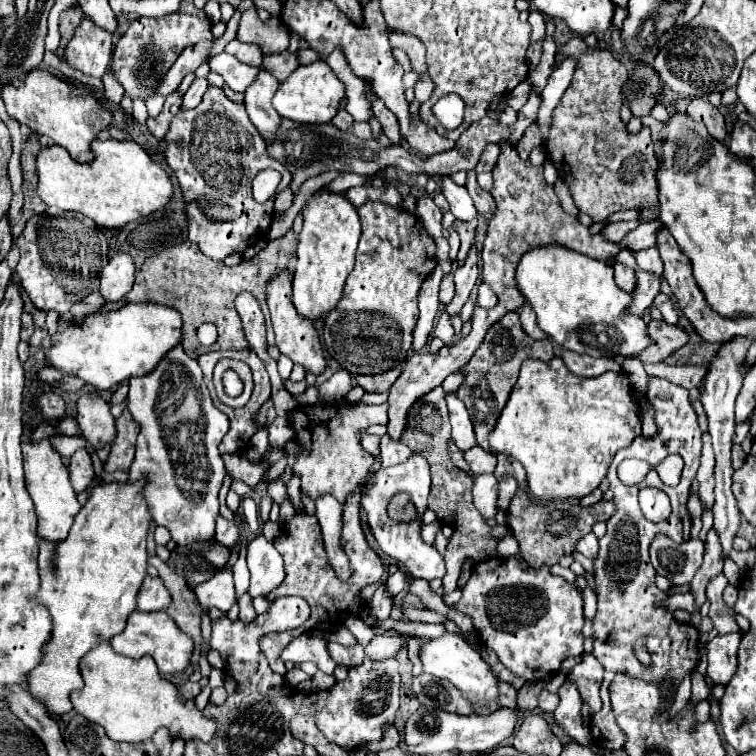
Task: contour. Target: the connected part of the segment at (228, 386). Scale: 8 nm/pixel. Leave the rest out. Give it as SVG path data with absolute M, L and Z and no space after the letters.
M225 371L223 387L225 387L225 393L229 397L239 397L243 393L243 381L237 377L235 371Z

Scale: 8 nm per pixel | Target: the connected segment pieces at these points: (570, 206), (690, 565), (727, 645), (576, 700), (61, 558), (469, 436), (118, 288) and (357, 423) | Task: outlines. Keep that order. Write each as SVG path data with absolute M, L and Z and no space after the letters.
M561 179L555 183L555 193L557 193L557 197L559 197L559 201L561 201L561 205L563 205L563 209L565 209L567 213L571 213L571 215L577 215L577 213L579 213L579 209L577 209L575 203L573 203L573 197L571 197L567 185L565 185Z
M658 534L654 538L649 553L651 563L659 575L665 575L673 581L673 585L685 585L691 583L693 575L701 567L705 543L701 539L689 539L689 543L673 543L664 534Z
M725 633L707 643L707 675L713 683L727 685L737 669L737 647L741 633Z
M566 681L558 690L560 698L559 707L553 711L555 723L571 737L577 739L577 743L589 745L589 729L581 723L581 705L583 699L580 696L577 686Z
M99 483L91 489L87 505L75 515L69 537L61 543L39 541L39 575L41 575L41 601L51 611L53 631L51 639L43 647L41 663L27 675L27 691L37 699L49 715L59 717L73 709L69 695L83 687L83 677L79 663L87 651L93 647L111 641L113 635L121 633L127 625L127 617L137 607L137 591L141 587L141 579L147 575L147 549L145 535L151 523L149 507L141 495L143 483Z
M447 393L445 401L447 401L447 407L449 407L449 419L451 419L451 427L453 427L453 433L451 433L453 443L461 451L475 447L477 441L475 441L475 433L473 433L469 413L465 411L465 405L461 403L461 399L455 393Z
M115 255L101 269L101 295L105 303L121 301L133 287L135 263L129 255Z
M341 369L323 385L319 385L319 401L315 405L299 405L289 413L289 427L293 429L295 441L301 447L301 453L291 471L301 479L301 493L313 501L323 495L333 495L343 505L347 497L357 491L373 465L373 457L363 449L361 437L367 435L369 425L387 423L387 403L351 403L351 389L353 381L349 371Z

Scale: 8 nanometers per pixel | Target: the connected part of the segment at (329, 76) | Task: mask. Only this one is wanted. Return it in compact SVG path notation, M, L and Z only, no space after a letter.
M315 61L311 65L297 67L283 83L279 83L279 89L273 95L273 107L281 117L297 123L329 123L341 105L343 93L345 87L331 67L325 61Z

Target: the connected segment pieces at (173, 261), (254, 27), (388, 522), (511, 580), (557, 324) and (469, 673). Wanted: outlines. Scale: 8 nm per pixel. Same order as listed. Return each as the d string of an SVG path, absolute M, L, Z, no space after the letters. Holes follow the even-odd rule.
M289 229L287 235L273 239L267 243L267 247L263 251L259 251L253 259L249 261L241 261L235 267L227 267L223 261L213 261L207 255L201 253L201 249L189 241L173 245L169 255L159 253L155 257L151 257L151 271L147 273L137 273L137 281L141 281L141 299L143 301L159 301L159 303L167 303L173 305L181 311L183 315L183 339L181 345L185 349L185 353L193 359L197 359L199 355L203 355L205 351L213 351L213 347L219 349L243 349L247 347L245 335L243 335L243 327L241 327L241 317L235 309L235 299L239 293L249 291L261 305L263 313L265 313L267 345L275 343L273 337L273 327L271 316L267 311L267 303L265 303L265 283L281 269L287 267L289 257L295 253L295 247L299 243L299 235ZM205 321L211 321L217 325L219 331L219 339L213 347L201 347L197 343L197 327Z
M251 7L241 17L241 27L237 33L237 39L245 43L257 43L263 51L263 55L275 55L287 51L289 35L283 27L279 17L271 17L269 21L261 21L257 17L257 9Z
M411 453L411 457L395 467L387 467L387 469L379 469L375 473L375 483L373 487L367 491L367 495L363 495L361 505L367 511L367 523L369 529L375 537L375 541L379 543L381 551L389 557L393 557L395 561L399 561L405 571L417 579L433 579L433 577L443 577L445 575L445 561L443 557L437 553L435 545L429 545L421 539L421 525L423 525L423 513L427 509L427 495L429 495L429 487L431 487L431 473L429 473L429 463L425 461L423 455L419 453ZM395 493L409 493L417 517L409 523L403 521L393 521L387 515L387 505L391 501L391 497Z
M487 559L475 567L475 573L463 587L463 597L457 603L457 609L467 613L473 619L475 631L483 645L493 649L499 661L513 673L527 677L527 681L541 679L550 681L563 659L579 657L583 653L583 599L575 585L567 583L561 577L553 577L549 567L521 571L515 559Z
M551 243L545 247L535 247L521 257L517 265L515 281L521 295L537 313L539 327L563 349L591 355L591 357L615 357L617 353L627 357L637 357L639 351L649 343L649 337L645 333L647 325L643 323L643 319L625 313L625 307L629 305L629 293L621 291L615 285L613 267L603 261L589 259L587 255L579 255L577 251L563 247L561 243Z
M445 633L437 639L429 639L425 643L421 643L417 657L423 663L423 671L431 673L435 677L443 677L449 679L457 689L461 689L461 693L475 703L477 707L477 715L489 715L493 711L497 711L499 703L497 703L497 677L493 675L491 667L481 659L479 651L475 651L463 637L459 637L457 633Z

